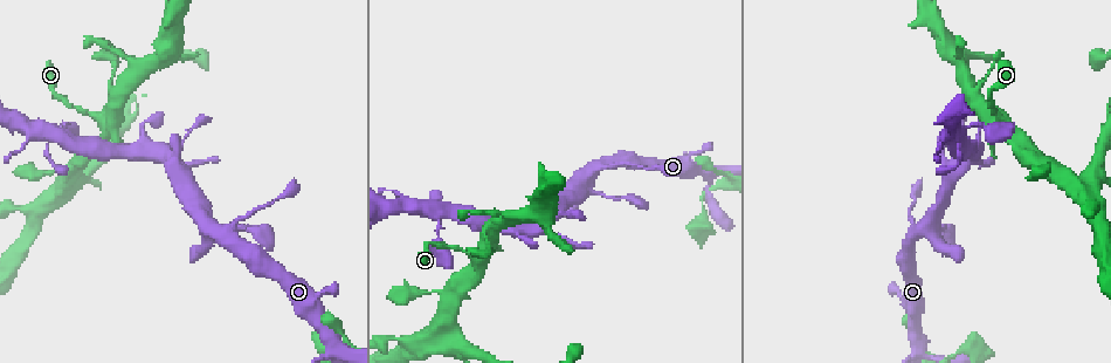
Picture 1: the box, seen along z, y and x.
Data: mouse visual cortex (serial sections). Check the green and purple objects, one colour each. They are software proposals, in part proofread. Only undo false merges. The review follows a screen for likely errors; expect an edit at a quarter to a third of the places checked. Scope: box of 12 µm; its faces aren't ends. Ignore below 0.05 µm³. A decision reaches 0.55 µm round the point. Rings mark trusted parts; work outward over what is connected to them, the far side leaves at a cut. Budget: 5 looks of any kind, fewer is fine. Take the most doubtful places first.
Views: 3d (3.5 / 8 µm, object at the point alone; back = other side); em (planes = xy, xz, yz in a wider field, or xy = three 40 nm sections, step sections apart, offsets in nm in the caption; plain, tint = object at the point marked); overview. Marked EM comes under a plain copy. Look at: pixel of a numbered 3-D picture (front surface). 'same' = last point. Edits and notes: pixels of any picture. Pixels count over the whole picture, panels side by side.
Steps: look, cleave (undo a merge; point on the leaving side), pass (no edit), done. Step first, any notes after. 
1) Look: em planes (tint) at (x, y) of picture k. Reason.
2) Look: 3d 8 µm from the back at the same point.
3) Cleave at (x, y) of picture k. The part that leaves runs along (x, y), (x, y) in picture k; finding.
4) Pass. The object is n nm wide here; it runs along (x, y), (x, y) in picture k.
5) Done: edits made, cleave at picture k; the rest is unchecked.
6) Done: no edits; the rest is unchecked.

Look: 3d 3.5 µm at (164, 154) of picture 1.

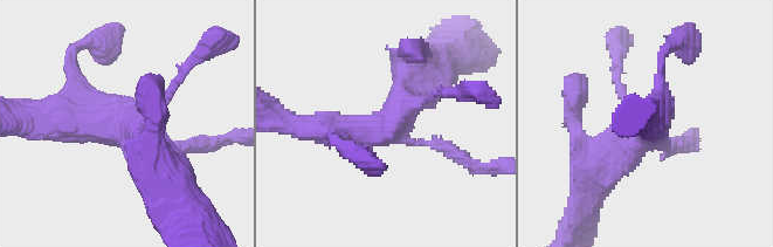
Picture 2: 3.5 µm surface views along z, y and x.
Look: em xy step 5 (tint) at (127, 128) of picture 2. Now the EM.

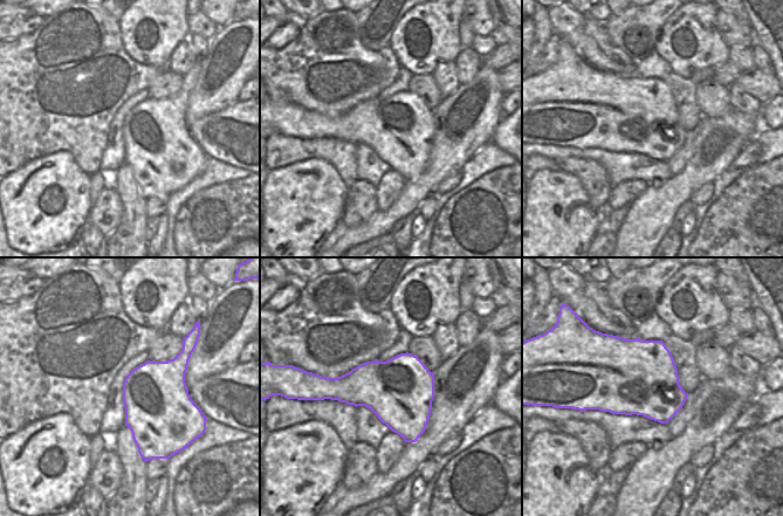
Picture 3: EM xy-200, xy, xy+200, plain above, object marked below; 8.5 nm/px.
Pass. All the same cell.

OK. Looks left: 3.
Look: 3d 3.5 µm at (913, 221) of picture 1. Thick turns thin.

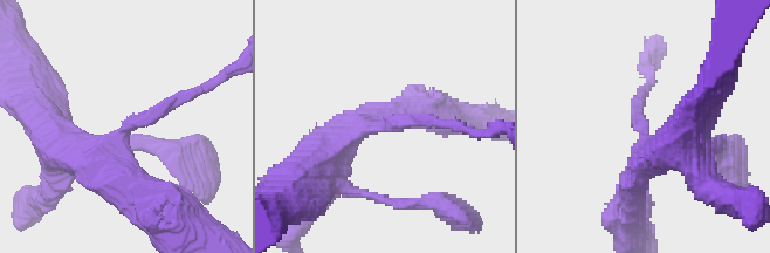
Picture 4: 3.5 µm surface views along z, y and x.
Look: em xy step 2 (tint) at (126, 132) of picture 4. The arms are 150, 350 nm wide.

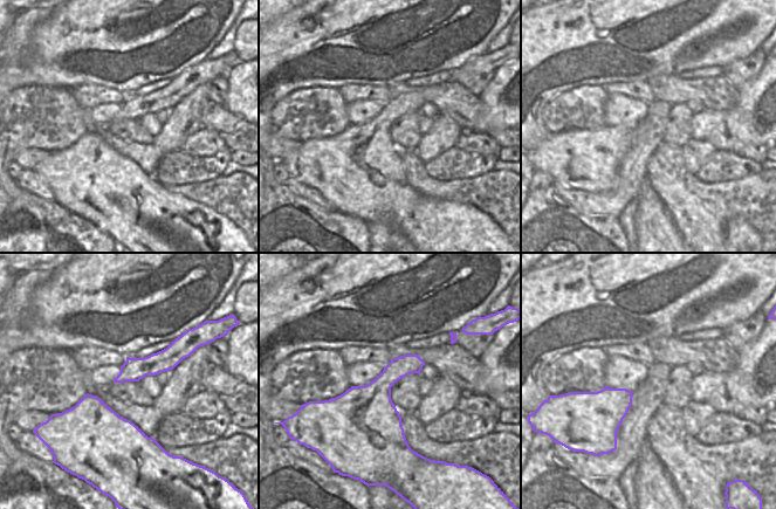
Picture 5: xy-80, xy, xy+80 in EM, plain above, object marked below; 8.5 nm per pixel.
Pass. It runs along (179, 352), (118, 379) in picture 5; all the same cell.

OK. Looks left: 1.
Done: no edits; the rest is unchecked.

